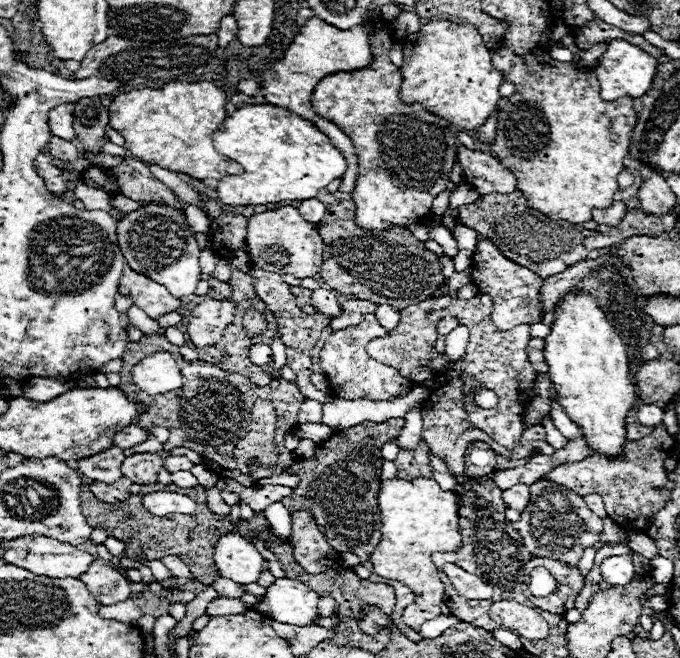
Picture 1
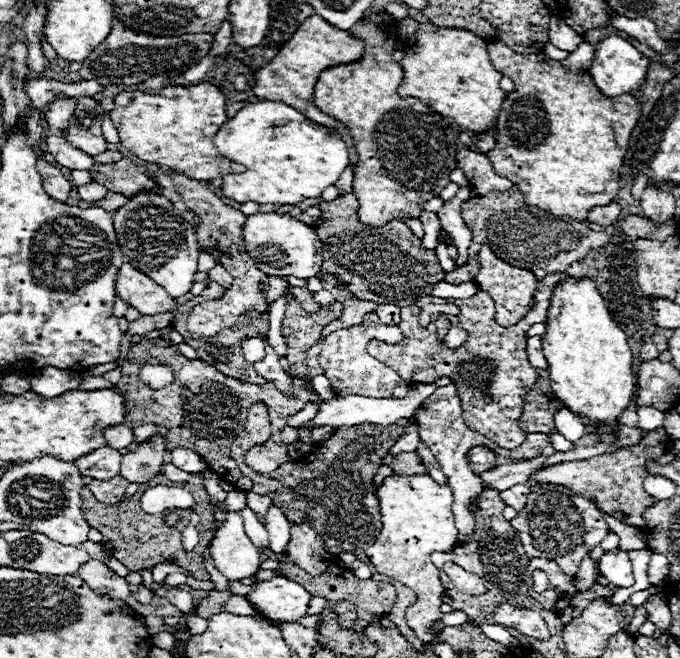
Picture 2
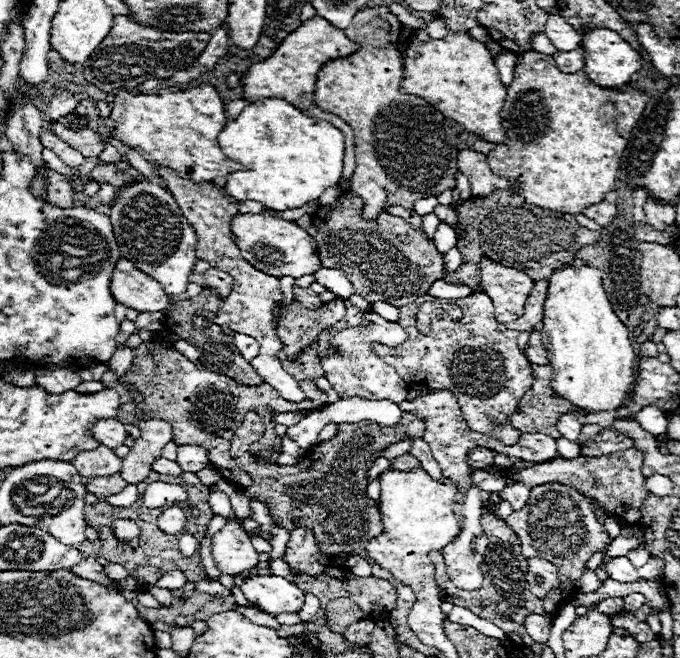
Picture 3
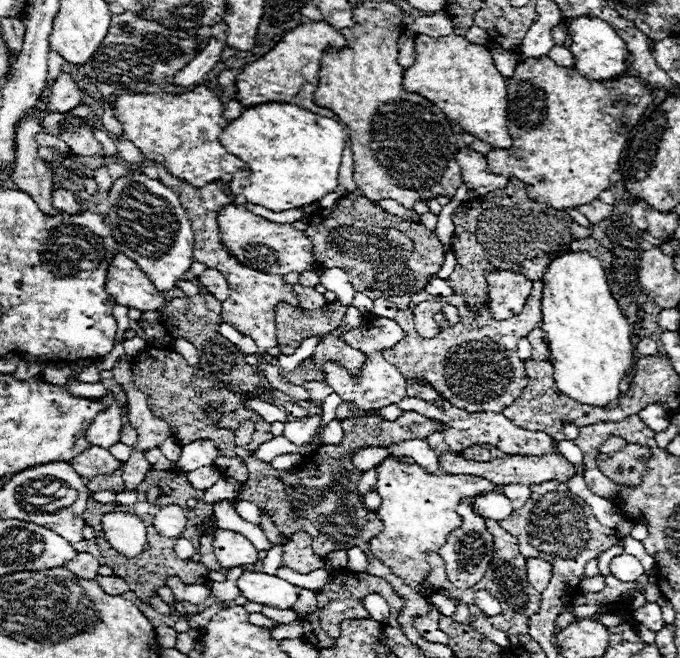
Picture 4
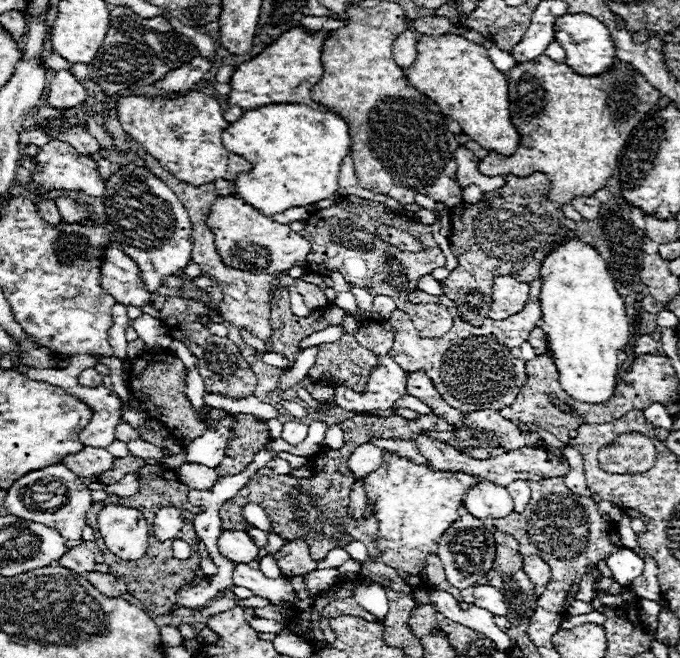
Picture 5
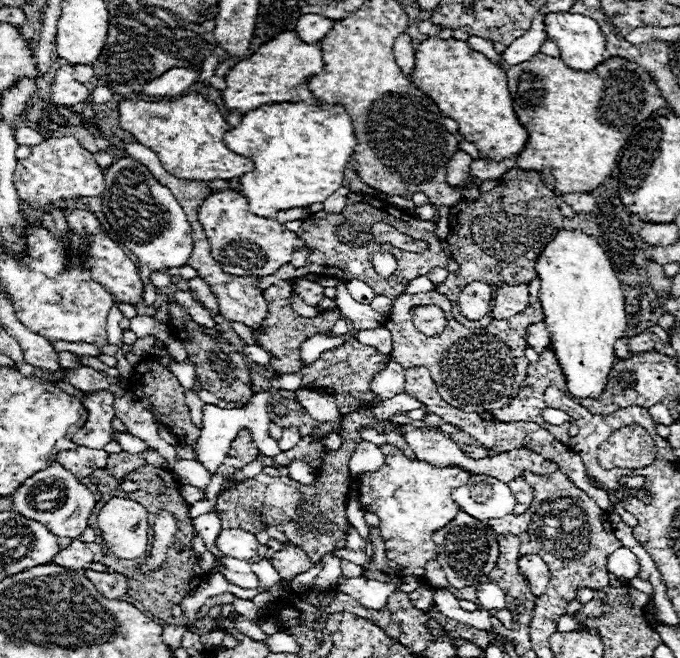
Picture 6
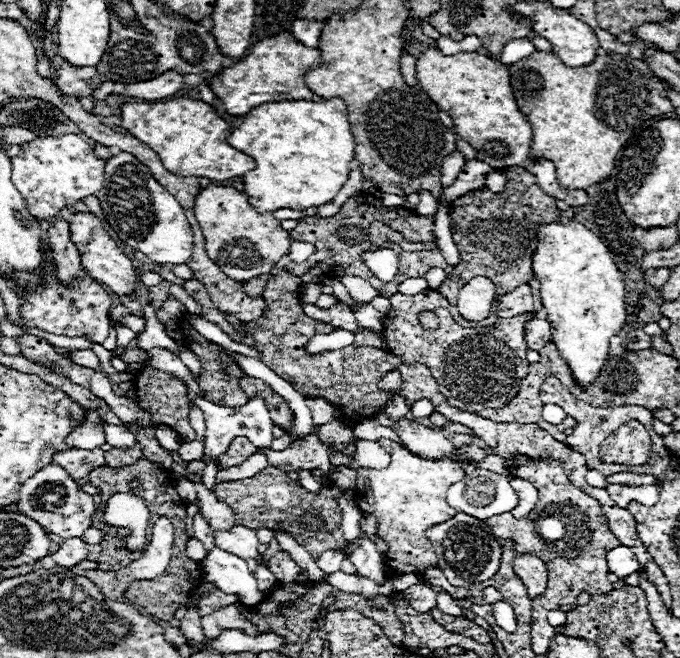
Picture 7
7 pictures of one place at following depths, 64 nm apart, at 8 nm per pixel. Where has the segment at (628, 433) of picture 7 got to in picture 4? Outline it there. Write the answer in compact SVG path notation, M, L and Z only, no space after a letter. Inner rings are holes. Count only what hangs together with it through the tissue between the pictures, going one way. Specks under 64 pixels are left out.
M628 442L622 450L610 454L598 454L596 464L598 468L618 482L632 482L634 486L640 484L640 476L646 470L646 460L650 458L650 448Z

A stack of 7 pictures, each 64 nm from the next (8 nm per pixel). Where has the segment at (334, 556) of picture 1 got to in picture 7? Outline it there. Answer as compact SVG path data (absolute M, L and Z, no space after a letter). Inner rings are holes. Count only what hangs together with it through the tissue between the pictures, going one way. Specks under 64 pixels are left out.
M278 552L274 558L268 560L268 570L276 576L278 582L286 584L286 582L294 582L296 576L300 574L300 566L286 554L286 552Z

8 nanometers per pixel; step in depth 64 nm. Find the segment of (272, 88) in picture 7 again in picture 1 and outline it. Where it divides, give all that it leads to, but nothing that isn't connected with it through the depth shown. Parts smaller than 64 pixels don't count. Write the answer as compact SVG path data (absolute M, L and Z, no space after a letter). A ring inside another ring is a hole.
M312 16L294 36L294 42L284 52L284 58L274 64L274 68L262 72L260 94L278 106L286 106L288 110L300 114L306 120L320 120L320 116L312 108L312 90L314 86L328 74L338 70L358 70L370 64L370 42L368 42L370 24L364 22L354 26L352 30L338 30L328 22Z

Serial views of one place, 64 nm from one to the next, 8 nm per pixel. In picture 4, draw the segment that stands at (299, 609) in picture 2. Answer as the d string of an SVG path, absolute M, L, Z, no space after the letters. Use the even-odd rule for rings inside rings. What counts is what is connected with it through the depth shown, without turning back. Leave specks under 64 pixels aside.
M246 570L236 582L240 592L244 592L248 600L282 610L292 608L300 592L300 586L294 586L278 576L268 576L264 572L252 572L252 570Z

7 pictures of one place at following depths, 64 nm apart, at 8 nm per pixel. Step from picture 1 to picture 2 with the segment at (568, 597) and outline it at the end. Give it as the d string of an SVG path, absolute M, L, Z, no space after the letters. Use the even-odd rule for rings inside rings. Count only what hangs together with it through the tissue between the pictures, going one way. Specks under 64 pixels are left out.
M532 558L532 560L528 562L526 574L532 574L534 570L546 572L550 584L548 584L548 588L546 588L544 592L540 592L540 594L534 592L534 590L530 590L530 596L536 598L546 610L552 610L552 612L558 612L558 610L570 606L574 594L578 592L576 586L574 586L574 580L568 578L568 576L560 570L560 566L558 566L556 562L552 562L552 560L548 560L548 558Z

